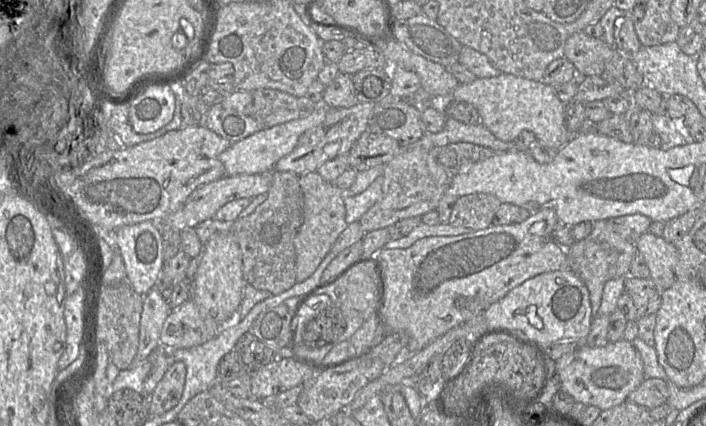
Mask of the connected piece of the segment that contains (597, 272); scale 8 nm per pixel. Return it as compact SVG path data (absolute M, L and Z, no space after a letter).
M607 221L593 222L592 232L584 239L574 242L566 249L568 268L576 274L588 289L593 317L598 313L604 285L607 281L629 275L631 261L635 255L635 244L622 239Z

